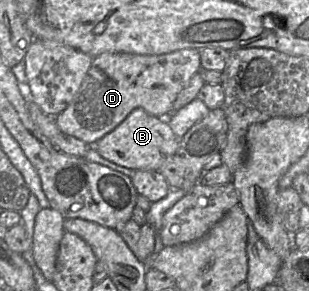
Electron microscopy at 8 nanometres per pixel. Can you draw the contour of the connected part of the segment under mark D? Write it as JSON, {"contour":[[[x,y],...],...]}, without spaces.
{"contour":[[[180,49],[170,53],[161,54],[161,55],[137,55],[131,53],[117,53],[117,52],[105,52],[96,57],[94,57],[92,64],[85,76],[85,79],[74,97],[71,103],[67,108],[55,116],[56,123],[58,127],[66,134],[74,136],[87,145],[95,145],[97,141],[103,138],[105,135],[113,131],[119,124],[121,124],[127,116],[135,109],[141,108],[147,113],[156,116],[158,118],[167,118],[172,113],[173,104],[179,95],[179,93],[187,86],[191,78],[201,71],[201,62],[200,62],[200,52],[198,49]]]}

